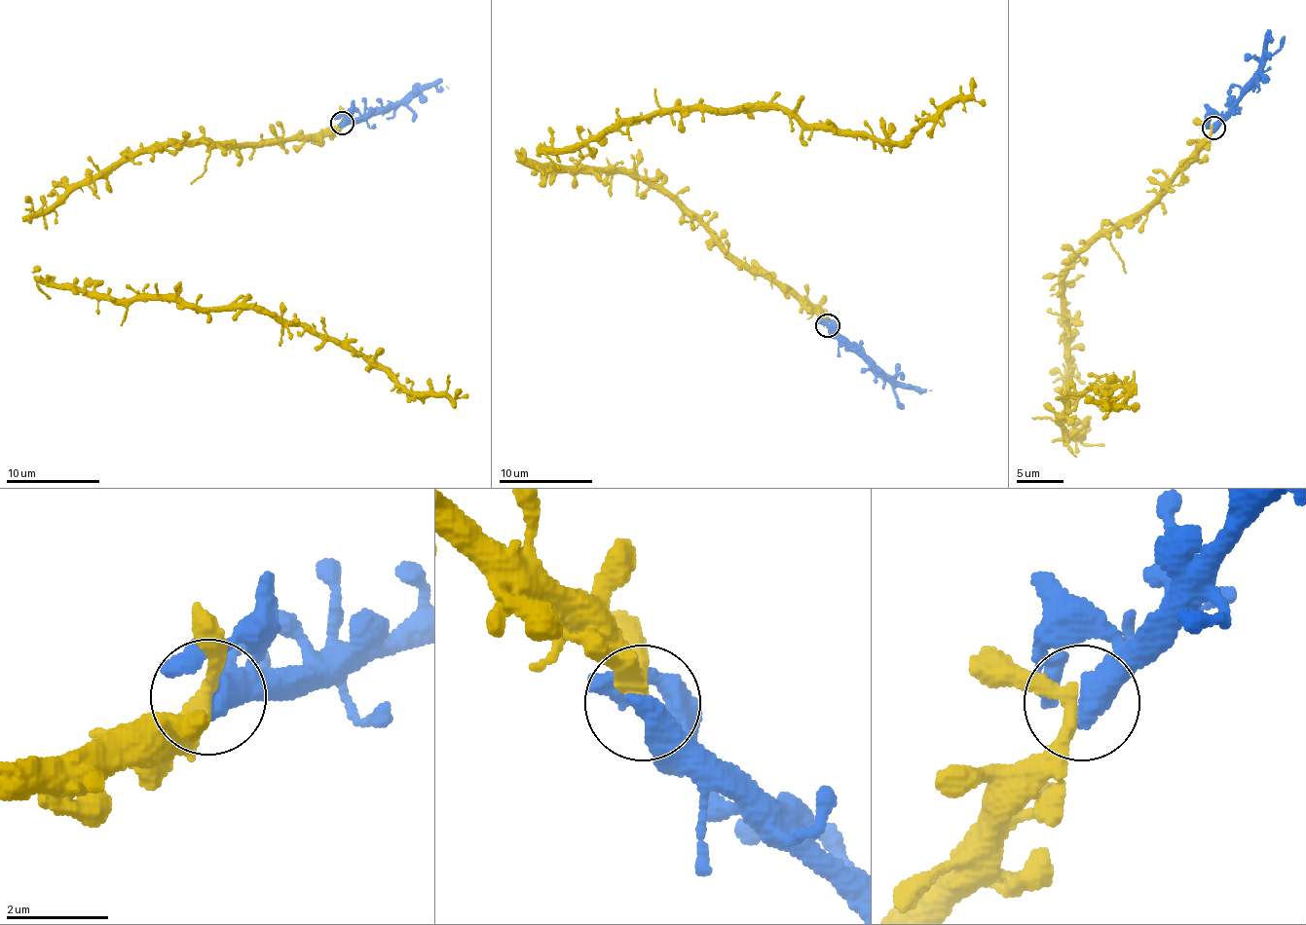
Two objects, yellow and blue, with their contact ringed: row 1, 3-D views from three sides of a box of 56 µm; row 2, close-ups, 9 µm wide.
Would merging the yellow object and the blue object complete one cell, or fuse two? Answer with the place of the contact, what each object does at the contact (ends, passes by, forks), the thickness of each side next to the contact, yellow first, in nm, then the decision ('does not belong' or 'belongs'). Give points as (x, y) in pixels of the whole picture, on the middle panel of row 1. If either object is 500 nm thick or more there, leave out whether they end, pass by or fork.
(828, 325) | 280/550 nm | belongs

